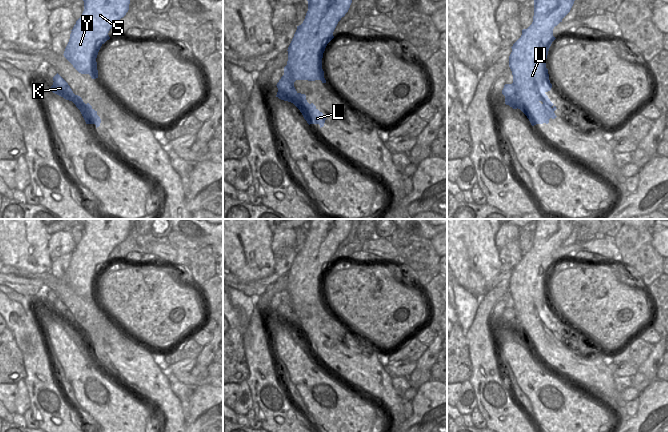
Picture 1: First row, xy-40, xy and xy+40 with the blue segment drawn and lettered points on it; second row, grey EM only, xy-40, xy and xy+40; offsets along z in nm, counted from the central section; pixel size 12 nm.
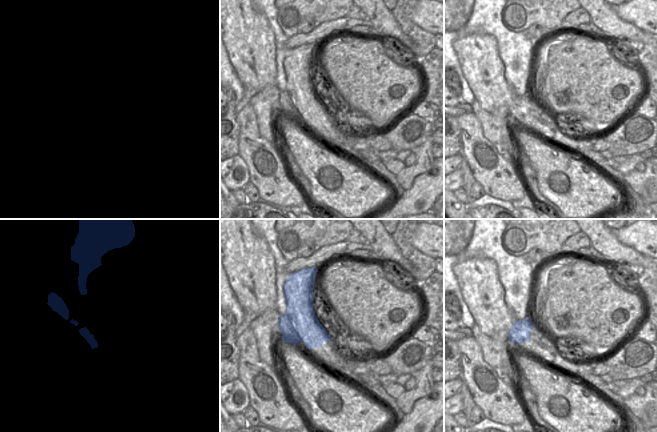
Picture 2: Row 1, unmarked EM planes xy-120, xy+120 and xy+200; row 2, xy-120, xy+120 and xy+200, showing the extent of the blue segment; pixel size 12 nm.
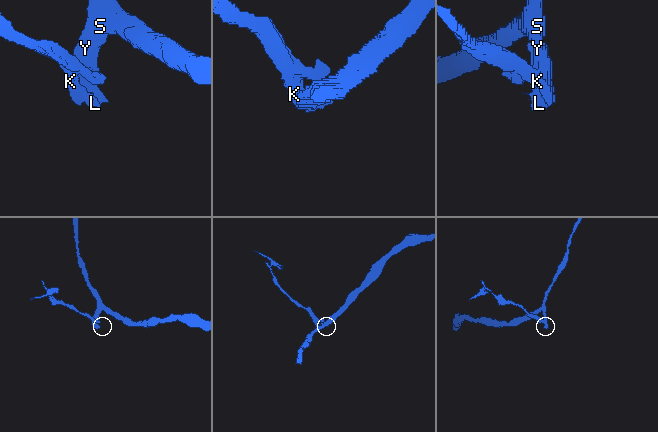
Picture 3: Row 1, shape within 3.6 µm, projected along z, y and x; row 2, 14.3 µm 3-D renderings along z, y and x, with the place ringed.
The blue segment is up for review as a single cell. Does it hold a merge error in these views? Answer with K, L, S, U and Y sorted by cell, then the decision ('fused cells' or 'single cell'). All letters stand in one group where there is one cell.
K / L S U Y | fused cells

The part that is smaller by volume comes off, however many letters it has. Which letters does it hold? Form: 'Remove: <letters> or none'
Remove: K

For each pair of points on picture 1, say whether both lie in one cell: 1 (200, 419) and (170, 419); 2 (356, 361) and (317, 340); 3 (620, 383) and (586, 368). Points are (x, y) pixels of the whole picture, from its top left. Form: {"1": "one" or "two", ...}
{"1": "two", "2": "one", "3": "two"}

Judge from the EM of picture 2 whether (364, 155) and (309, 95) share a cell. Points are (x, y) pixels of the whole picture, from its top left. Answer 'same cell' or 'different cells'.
same cell

